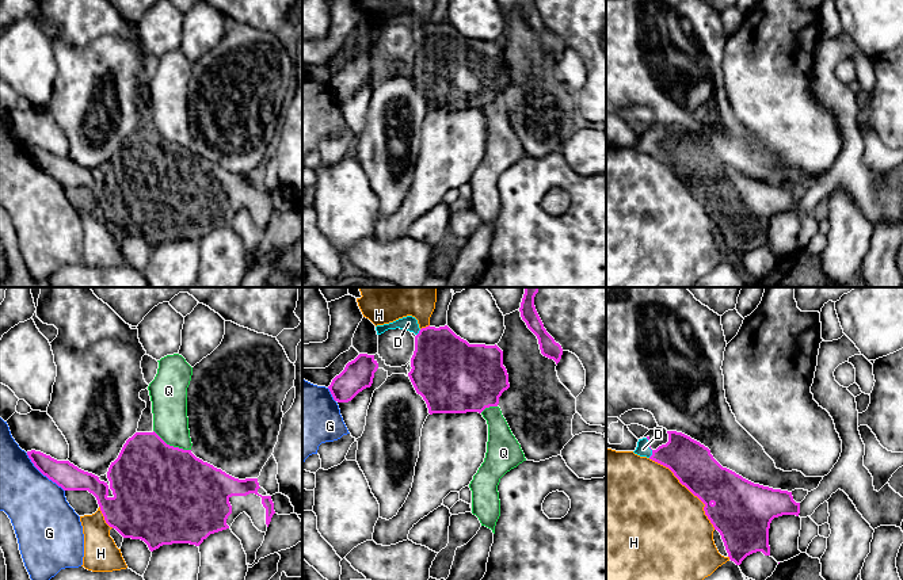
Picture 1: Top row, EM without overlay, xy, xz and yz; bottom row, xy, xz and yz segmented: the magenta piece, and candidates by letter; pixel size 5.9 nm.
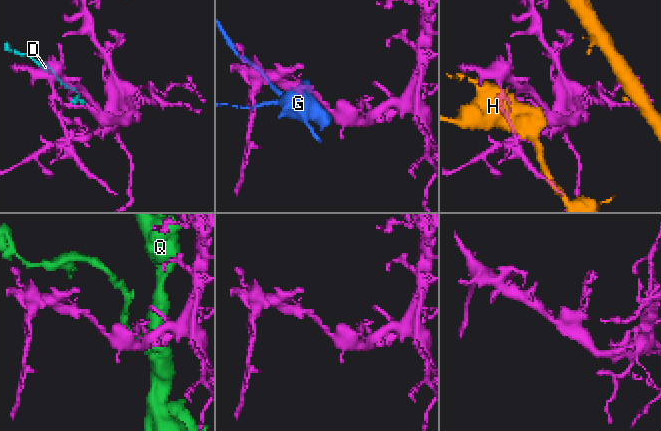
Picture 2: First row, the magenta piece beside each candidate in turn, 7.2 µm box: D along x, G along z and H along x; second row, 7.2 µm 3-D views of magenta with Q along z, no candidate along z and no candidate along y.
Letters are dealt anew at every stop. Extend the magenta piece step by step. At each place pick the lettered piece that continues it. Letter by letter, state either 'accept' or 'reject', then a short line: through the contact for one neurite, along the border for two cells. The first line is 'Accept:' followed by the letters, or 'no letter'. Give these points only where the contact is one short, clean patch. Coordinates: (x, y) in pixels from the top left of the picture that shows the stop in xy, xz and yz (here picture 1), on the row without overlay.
Accept: D
D: accept
G: reject
H: reject
Q: reject

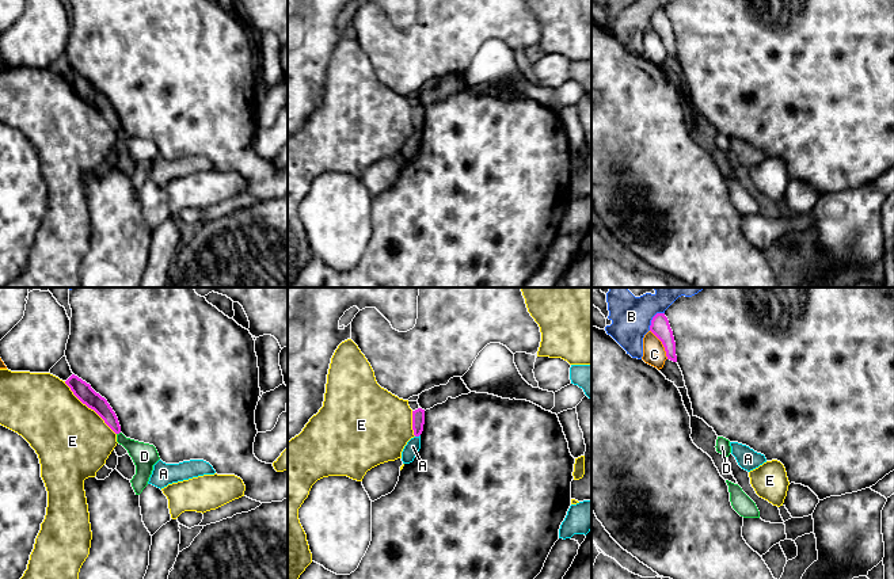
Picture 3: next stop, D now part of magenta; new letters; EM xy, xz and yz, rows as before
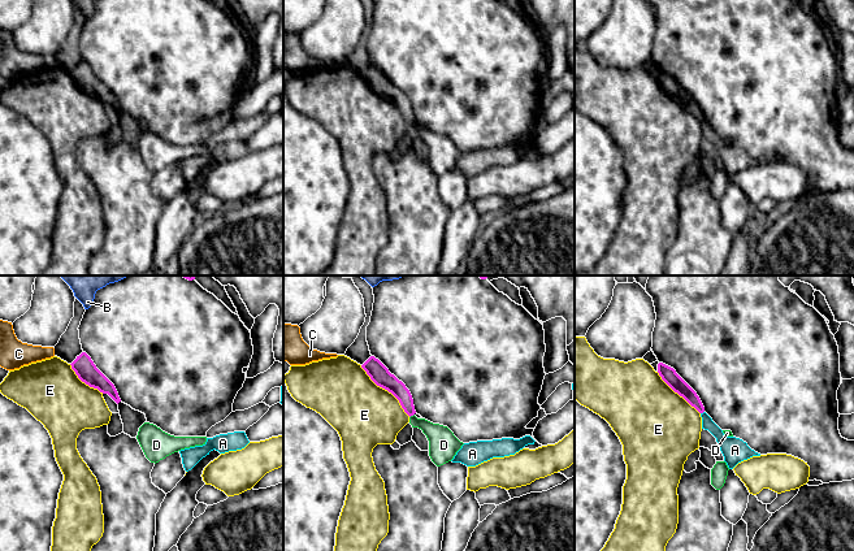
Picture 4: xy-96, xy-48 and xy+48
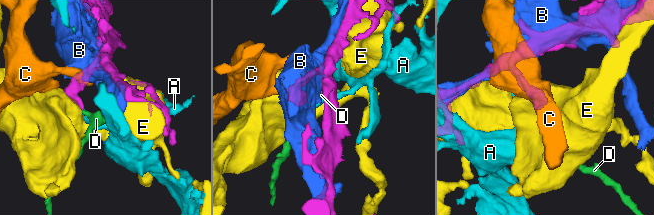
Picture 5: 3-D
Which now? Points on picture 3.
Accept: no letter
A: reject
B: reject
C: reject
D: reject; line xy (120, 128), (117, 130)
E: reject

